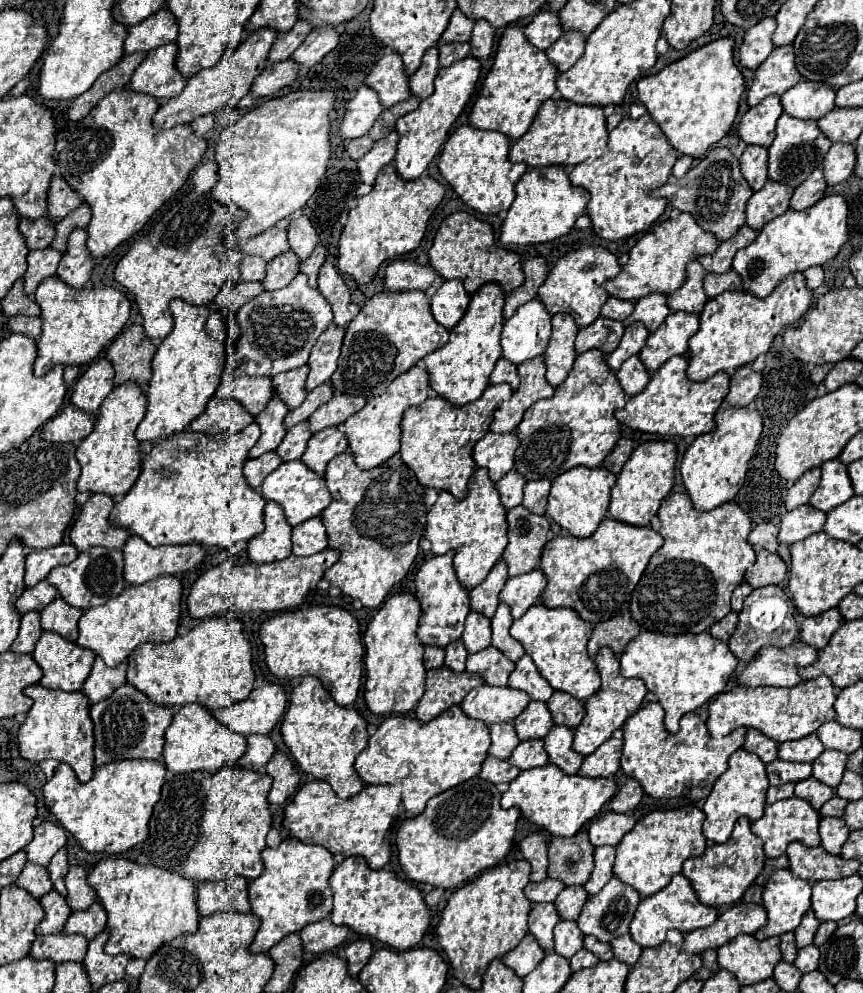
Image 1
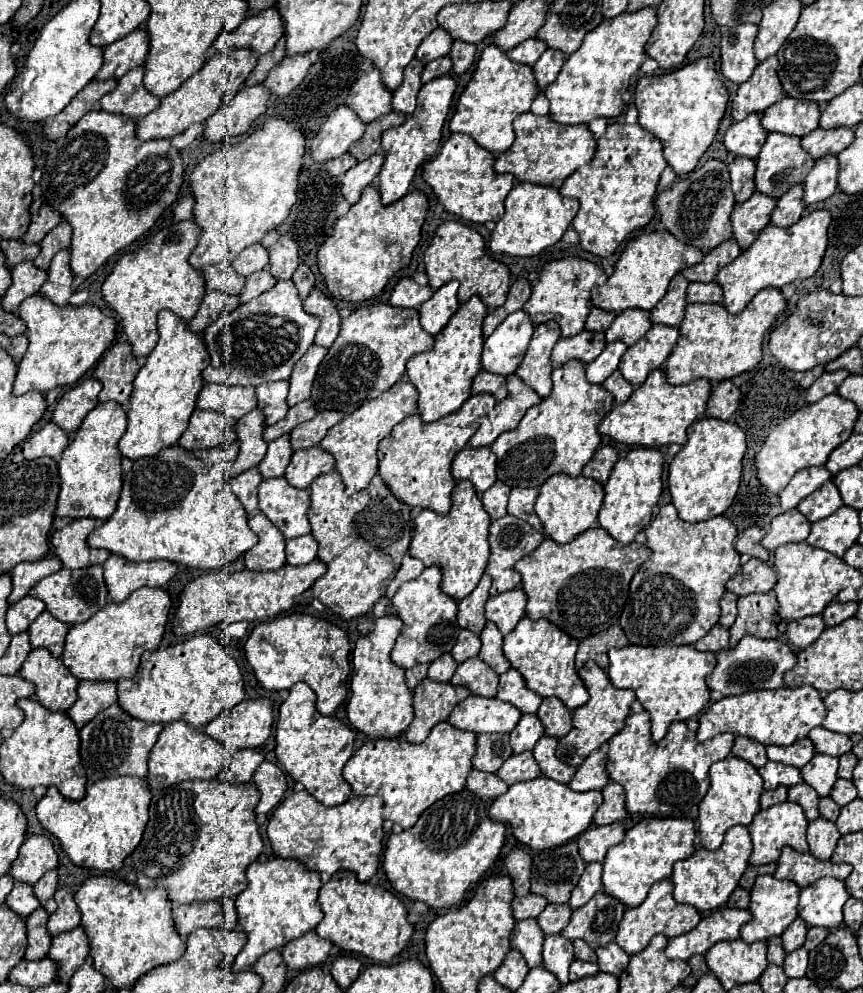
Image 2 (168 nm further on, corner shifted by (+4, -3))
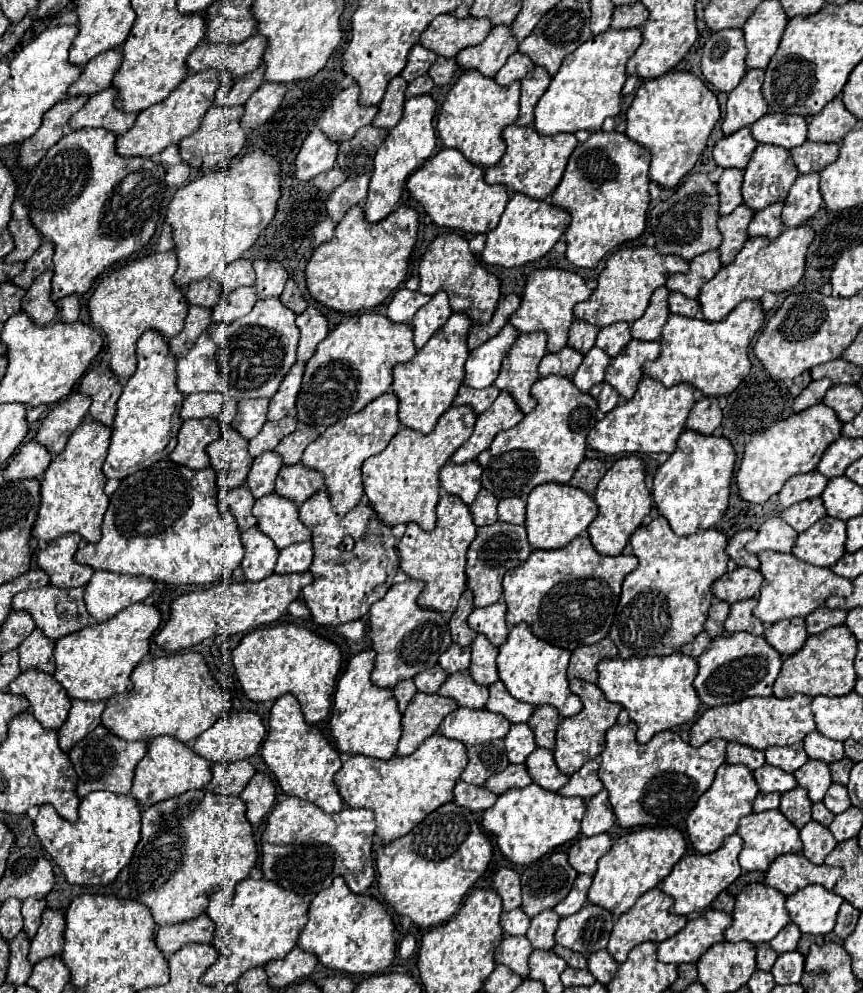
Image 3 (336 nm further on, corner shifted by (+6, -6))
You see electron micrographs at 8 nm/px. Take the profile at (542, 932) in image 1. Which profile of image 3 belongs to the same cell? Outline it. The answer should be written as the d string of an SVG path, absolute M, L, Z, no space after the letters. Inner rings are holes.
M504 935L502 943L496 947L494 959L496 963L508 965L514 973L520 977L528 977L528 957L534 951L532 943L526 939L526 935Z

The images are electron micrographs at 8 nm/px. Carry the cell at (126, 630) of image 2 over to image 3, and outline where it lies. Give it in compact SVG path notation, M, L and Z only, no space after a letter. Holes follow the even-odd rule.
M134 603L104 623L88 625L82 631L58 639L54 647L54 677L62 683L72 699L104 701L110 695L128 693L132 689L130 673L146 657L150 637L158 629L160 621L160 613L154 605Z

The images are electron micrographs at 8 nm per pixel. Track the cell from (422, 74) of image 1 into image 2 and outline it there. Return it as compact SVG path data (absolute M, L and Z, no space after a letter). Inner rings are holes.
M412 60L404 70L402 84L392 92L392 110L402 114L412 114L416 108L416 94L422 88L420 74L424 64L420 60Z

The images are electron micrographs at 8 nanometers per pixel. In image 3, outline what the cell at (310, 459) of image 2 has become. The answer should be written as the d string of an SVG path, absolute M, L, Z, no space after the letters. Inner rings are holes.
M294 463L294 465L284 465L280 469L274 491L278 495L290 497L294 503L302 505L320 487L324 487L324 475L320 475L318 471L314 471L302 463Z

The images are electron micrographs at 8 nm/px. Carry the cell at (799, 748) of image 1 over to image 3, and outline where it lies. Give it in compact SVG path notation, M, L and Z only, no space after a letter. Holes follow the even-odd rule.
M802 743L790 745L790 747L768 747L764 751L764 755L766 755L766 763L776 765L776 767L784 769L786 773L794 773L808 761L808 755L806 755Z

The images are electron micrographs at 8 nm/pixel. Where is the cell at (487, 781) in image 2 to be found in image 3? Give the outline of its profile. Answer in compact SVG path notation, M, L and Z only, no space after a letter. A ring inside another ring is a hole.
M458 781L454 787L454 803L480 813L492 807L492 803L496 803L498 795L494 795L492 791L488 791L486 787L478 787L478 785L470 785L464 781Z

